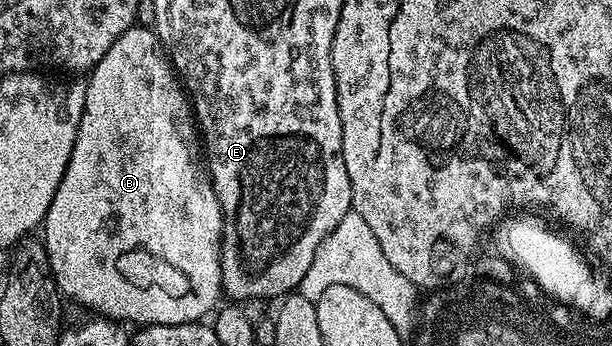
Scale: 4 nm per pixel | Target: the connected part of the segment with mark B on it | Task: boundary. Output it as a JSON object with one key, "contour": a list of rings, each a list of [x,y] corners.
{"contour":[[[141,26],[130,28],[124,34],[120,34],[120,38],[116,38],[116,42],[108,50],[108,54],[104,54],[104,58],[100,58],[98,65],[89,73],[88,79],[86,80],[84,114],[80,118],[76,142],[72,146],[72,158],[68,158],[68,166],[64,170],[64,178],[60,178],[60,186],[52,198],[52,206],[48,210],[48,214],[44,221],[44,229],[46,228],[46,236],[44,235],[46,253],[50,259],[50,269],[54,275],[54,280],[58,283],[59,293],[66,298],[71,296],[76,303],[83,304],[86,308],[91,308],[91,310],[94,311],[91,313],[97,314],[99,317],[109,318],[115,322],[127,322],[126,320],[131,320],[134,326],[145,326],[148,324],[192,324],[201,321],[203,318],[209,317],[211,313],[219,307],[220,301],[218,301],[218,299],[223,299],[224,296],[222,291],[222,271],[220,270],[220,254],[222,253],[222,207],[216,198],[213,180],[210,179],[209,175],[207,175],[203,169],[202,172],[198,169],[198,160],[200,164],[200,144],[196,139],[196,124],[192,119],[192,105],[166,52],[162,49],[161,42],[158,41],[157,32],[150,26],[146,26],[146,28],[141,28]]]}

